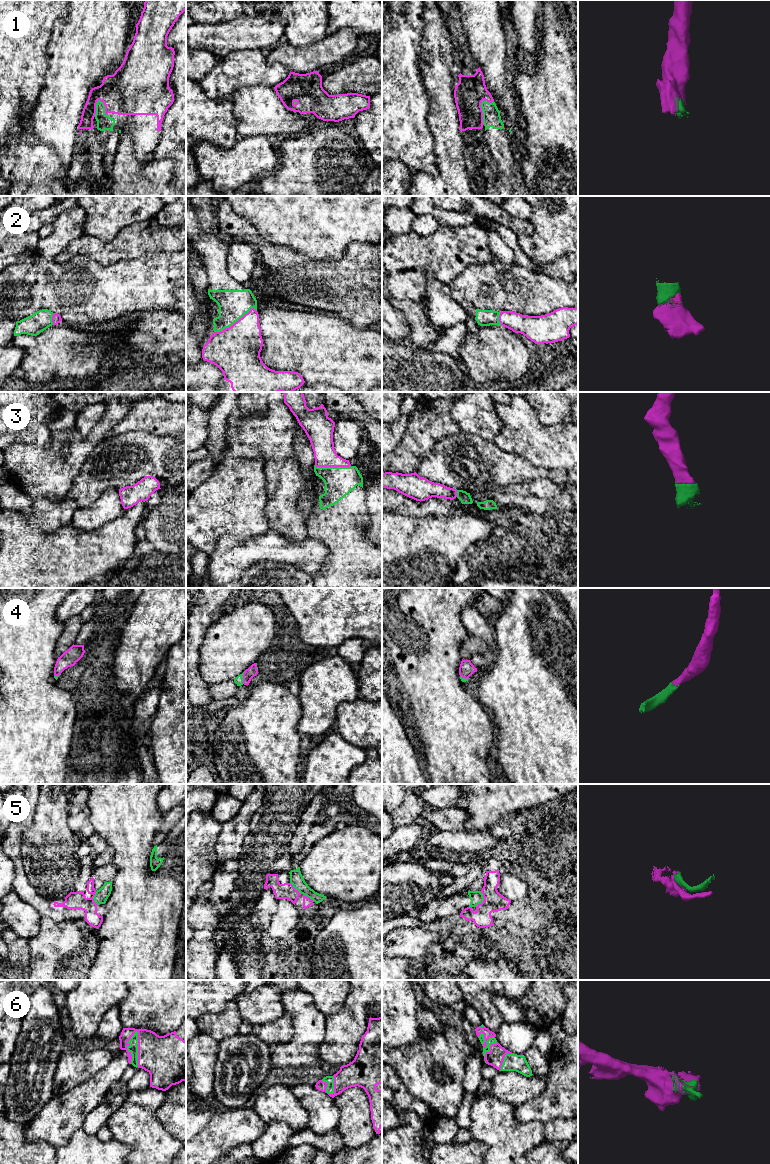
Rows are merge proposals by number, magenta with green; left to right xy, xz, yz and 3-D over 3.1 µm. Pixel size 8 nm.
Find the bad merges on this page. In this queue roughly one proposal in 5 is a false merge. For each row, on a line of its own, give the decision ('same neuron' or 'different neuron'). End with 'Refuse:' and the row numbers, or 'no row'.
1: same neuron
2: same neuron
3: same neuron
4: same neuron
5: different neuron
6: same neuron
Refuse: 5

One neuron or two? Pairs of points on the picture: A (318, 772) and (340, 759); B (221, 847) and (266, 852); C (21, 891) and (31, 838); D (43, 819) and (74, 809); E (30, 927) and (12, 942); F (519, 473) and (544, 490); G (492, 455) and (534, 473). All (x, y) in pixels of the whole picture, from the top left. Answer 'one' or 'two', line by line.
A: one
B: two
C: two
D: two
E: two
F: two
G: one

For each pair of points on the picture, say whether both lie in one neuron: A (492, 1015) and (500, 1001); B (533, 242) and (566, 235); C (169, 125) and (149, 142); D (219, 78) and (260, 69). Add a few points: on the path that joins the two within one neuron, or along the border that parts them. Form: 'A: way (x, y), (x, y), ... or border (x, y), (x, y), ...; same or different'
A: border (493, 993), (491, 997), (492, 1002), (504, 1020); different
B: way (541, 242), (547, 242), (554, 235), (558, 235); same
C: border (168, 108), (161, 123), (160, 139); different
D: way (229, 75), (238, 69), (250, 69); same

